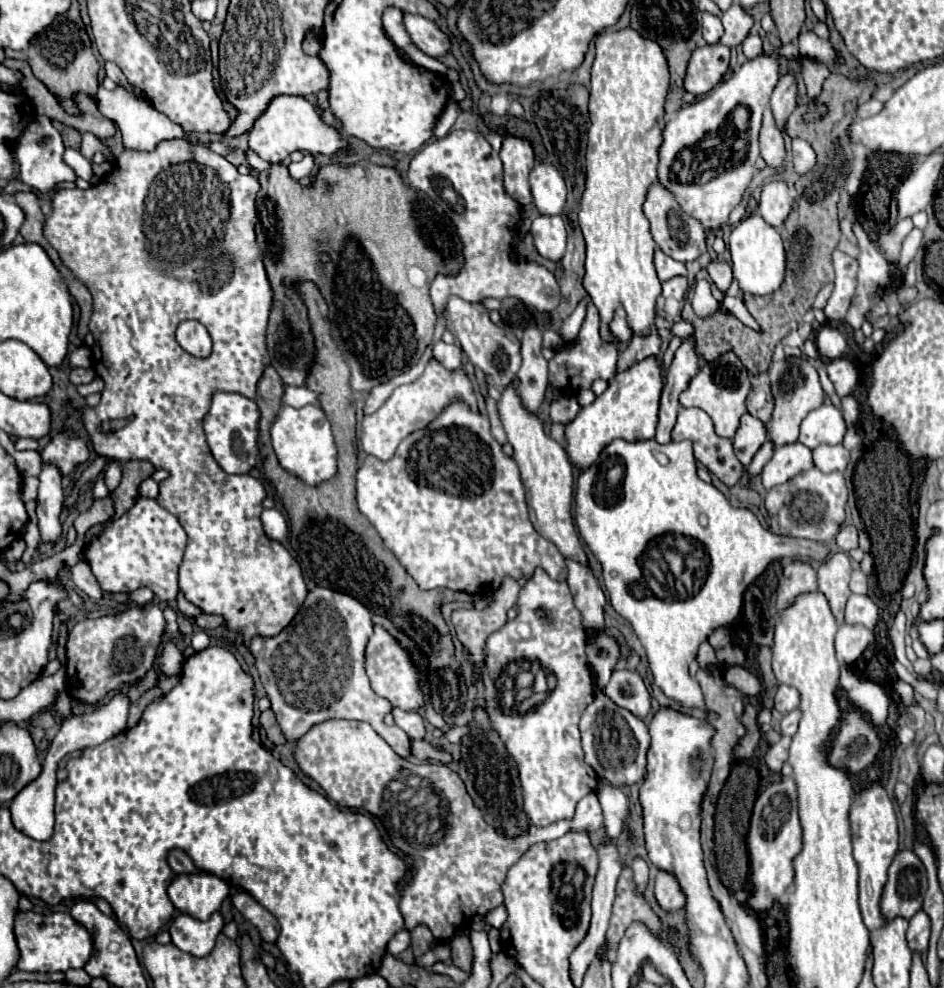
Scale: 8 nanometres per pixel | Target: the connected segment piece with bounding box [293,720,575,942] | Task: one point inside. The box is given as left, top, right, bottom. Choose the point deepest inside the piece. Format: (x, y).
(461, 862)

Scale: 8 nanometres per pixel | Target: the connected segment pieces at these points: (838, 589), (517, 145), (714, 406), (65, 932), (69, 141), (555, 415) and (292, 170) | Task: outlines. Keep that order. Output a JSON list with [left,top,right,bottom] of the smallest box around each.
[[817,552,851,624],[499,136,535,204],[681,352,749,438],[15,912,93,972],[53,122,82,150],[549,396,581,424],[289,154,315,180]]

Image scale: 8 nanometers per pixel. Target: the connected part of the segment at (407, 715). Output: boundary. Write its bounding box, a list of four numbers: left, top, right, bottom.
[391,708,425,738]

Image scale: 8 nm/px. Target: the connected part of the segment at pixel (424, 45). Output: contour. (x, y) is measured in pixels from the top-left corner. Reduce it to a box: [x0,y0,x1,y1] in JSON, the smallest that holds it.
[405,14,451,58]

